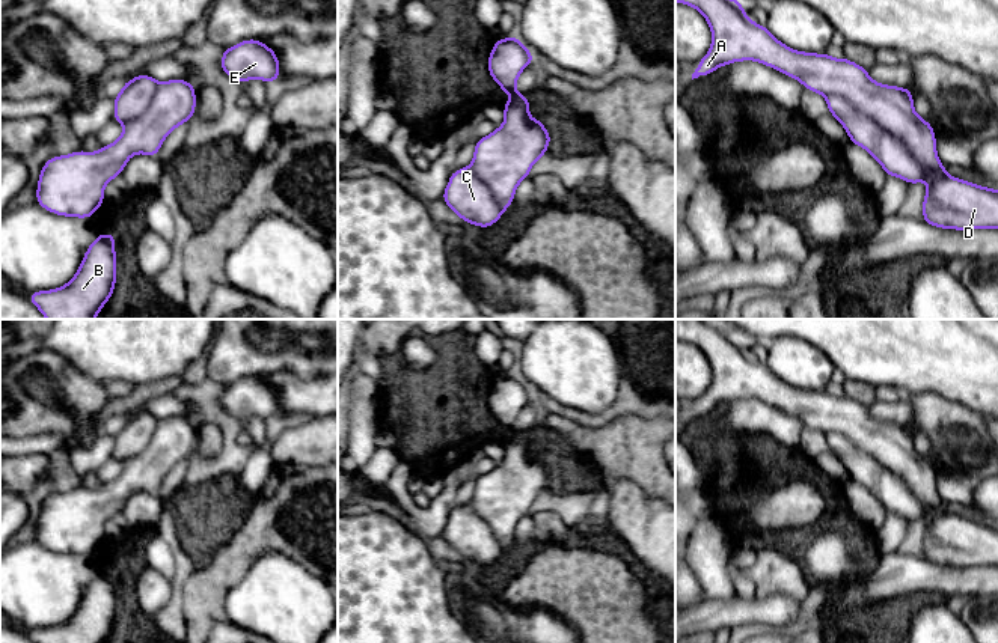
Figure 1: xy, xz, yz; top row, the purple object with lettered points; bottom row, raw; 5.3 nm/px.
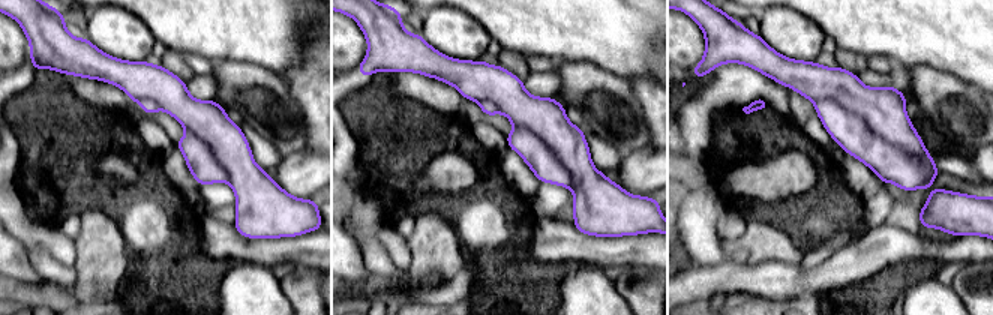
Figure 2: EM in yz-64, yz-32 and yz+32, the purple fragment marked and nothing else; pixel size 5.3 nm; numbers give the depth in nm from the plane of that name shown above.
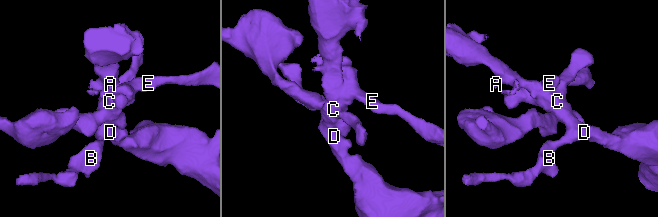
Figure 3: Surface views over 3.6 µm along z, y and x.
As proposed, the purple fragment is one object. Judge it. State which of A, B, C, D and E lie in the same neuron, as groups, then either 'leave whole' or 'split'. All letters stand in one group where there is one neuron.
groups A B C D E; leave whole

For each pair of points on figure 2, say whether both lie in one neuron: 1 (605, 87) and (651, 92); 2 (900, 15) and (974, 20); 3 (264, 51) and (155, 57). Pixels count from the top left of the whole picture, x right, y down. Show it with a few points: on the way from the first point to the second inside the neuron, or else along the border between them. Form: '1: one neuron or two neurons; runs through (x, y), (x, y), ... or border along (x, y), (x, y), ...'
1: two neurons; border along (627, 80), (641, 108), (644, 123)
2: one neuron; runs through (918, 15), (956, 15)
3: two neurons; border along (156, 39), (167, 48)

